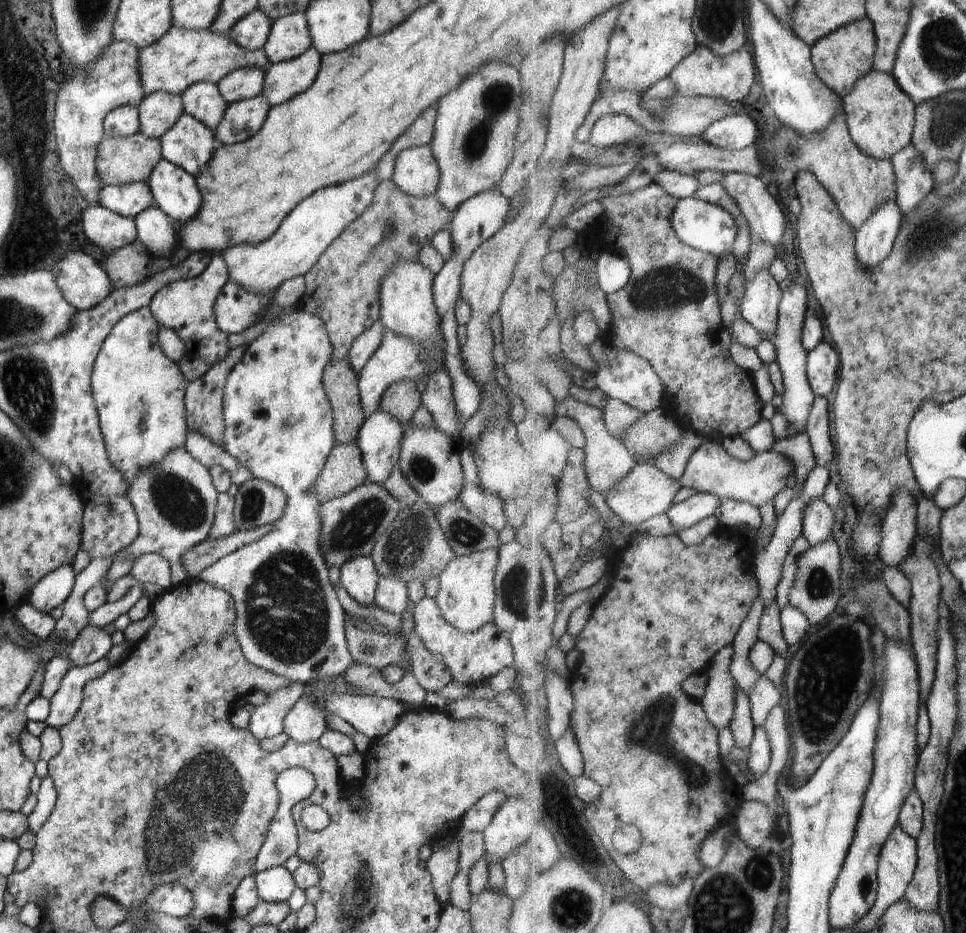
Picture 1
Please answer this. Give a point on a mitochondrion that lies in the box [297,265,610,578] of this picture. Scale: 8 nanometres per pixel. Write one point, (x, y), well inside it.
(358, 525)

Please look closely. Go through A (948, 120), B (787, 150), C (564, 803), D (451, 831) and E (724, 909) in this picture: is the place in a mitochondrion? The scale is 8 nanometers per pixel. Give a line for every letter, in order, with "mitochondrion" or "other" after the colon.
A: mitochondrion
B: mitochondrion
C: other
D: other
E: mitochondrion

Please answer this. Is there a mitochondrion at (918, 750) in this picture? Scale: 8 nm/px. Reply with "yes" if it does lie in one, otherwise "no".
no

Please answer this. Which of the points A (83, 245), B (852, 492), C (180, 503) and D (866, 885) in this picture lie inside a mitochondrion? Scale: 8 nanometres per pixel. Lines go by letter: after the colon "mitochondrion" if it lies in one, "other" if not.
A: other
B: other
C: mitochondrion
D: other

